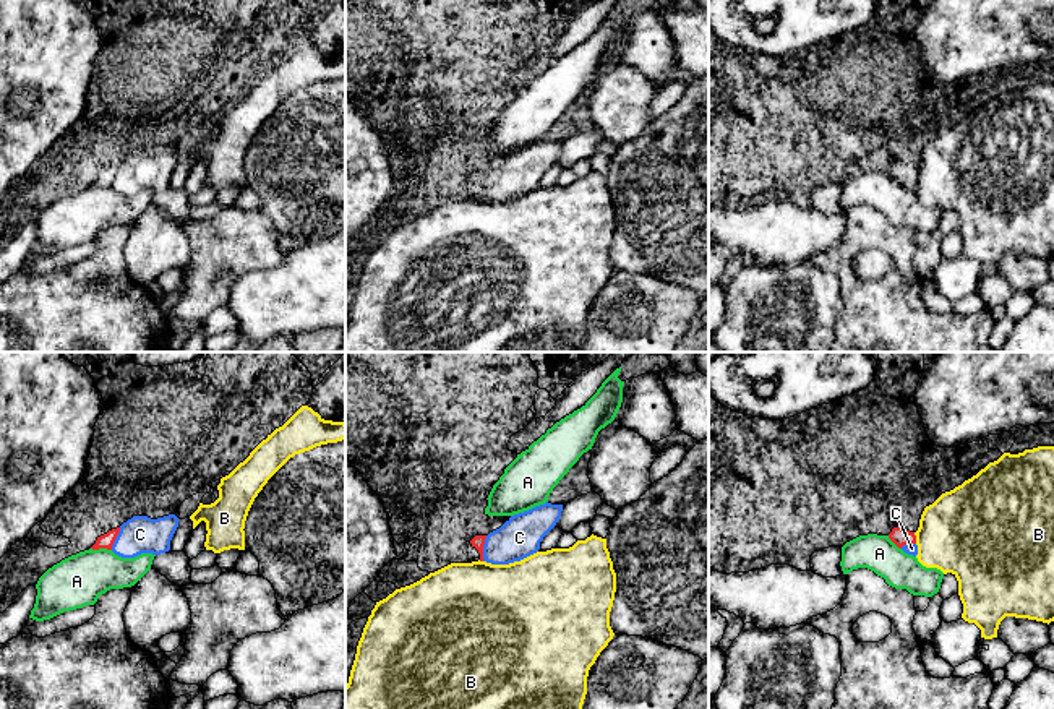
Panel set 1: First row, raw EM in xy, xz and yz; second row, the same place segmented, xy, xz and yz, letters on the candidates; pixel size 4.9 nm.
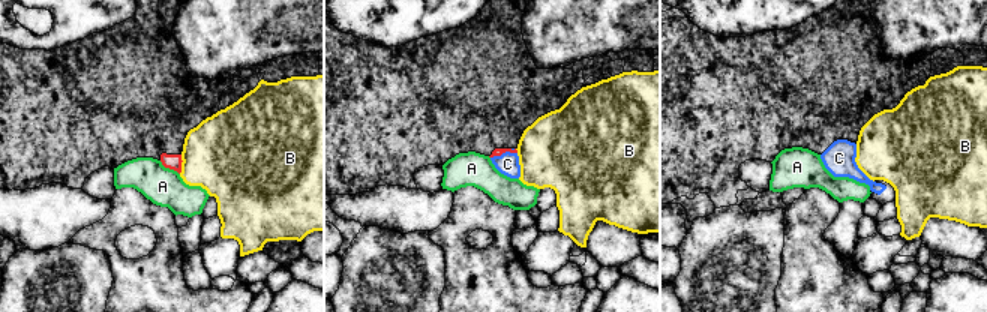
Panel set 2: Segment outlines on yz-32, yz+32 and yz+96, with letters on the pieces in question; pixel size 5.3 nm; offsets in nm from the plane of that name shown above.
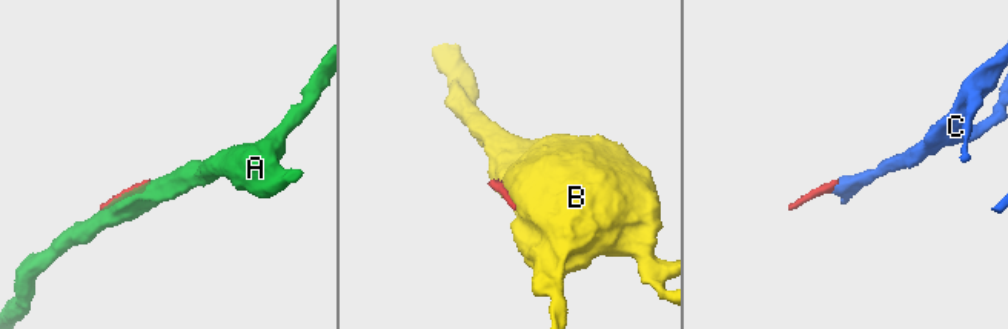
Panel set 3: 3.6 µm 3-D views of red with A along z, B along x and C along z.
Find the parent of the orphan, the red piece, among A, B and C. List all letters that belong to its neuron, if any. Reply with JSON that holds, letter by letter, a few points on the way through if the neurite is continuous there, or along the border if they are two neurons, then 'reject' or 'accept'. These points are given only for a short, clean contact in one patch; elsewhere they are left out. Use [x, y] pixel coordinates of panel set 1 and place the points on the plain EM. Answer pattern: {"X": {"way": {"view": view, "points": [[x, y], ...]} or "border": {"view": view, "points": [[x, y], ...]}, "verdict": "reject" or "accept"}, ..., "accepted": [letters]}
{"A": {"verdict": "reject"}, "B": {"verdict": "reject"}, "C": {"way": {"view": "xz", "points": [[479, 177], [482, 185], [501, 184], [519, 174]]}, "verdict": "accept"}, "accepted": ["C"]}

